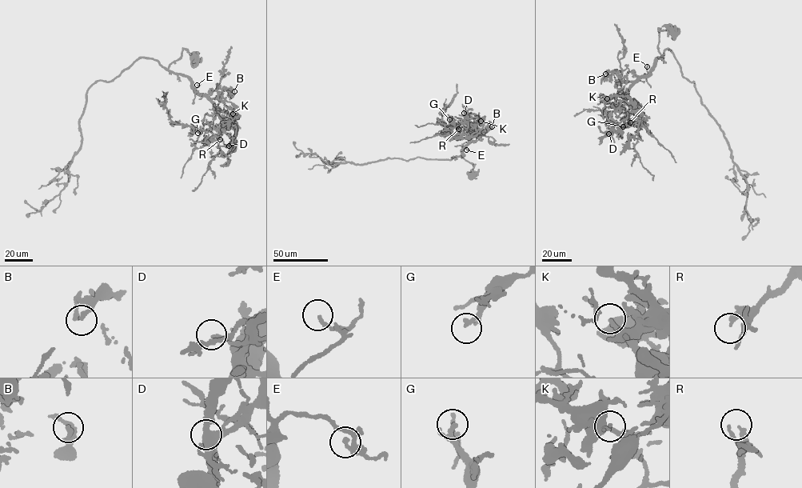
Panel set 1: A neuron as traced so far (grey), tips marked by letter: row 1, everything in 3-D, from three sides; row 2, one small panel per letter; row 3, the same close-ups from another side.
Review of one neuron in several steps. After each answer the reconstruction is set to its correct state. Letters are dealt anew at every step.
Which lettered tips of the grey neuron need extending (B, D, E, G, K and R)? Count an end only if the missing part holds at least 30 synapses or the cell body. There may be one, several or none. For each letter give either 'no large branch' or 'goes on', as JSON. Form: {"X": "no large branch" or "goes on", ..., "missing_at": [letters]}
{"B": "no large branch", "D": "no large branch", "E": "no large branch", "G": "no large branch", "K": "no large branch", "R": "goes on", "missing_at": ["R"]}

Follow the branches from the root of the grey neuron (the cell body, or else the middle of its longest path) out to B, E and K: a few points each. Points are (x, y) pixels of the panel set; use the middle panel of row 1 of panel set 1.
B: (472, 175), (474, 165), (460, 157), (454, 156), (462, 156), (462, 150), (475, 134), (492, 126)
E: (472, 175), (474, 165), (460, 157), (454, 156), (462, 156), (463, 149), (466, 150)
K: (472, 175), (474, 165), (460, 157), (454, 156), (463, 155), (462, 150), (471, 131), (482, 128), (480, 121)

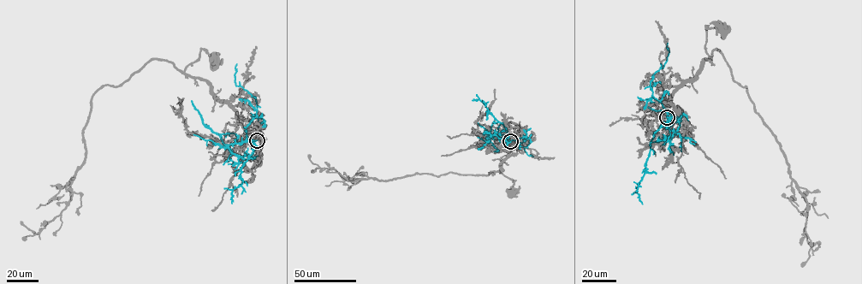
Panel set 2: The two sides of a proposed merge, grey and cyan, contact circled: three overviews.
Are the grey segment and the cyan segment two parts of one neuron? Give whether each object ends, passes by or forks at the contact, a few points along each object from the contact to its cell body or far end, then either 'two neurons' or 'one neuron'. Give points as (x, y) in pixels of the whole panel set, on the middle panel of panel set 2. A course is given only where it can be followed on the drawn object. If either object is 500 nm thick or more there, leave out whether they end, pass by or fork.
grey ends | cyan ends | grey via (510, 141), (518, 137), (511, 143), (502, 164), (502, 171), (492, 171), (499, 171), (514, 181), (513, 193) | cyan via (510, 141), (504, 139), (508, 141), (530, 139), (531, 142), (524, 148), (528, 155), (533, 156) | two neurons

